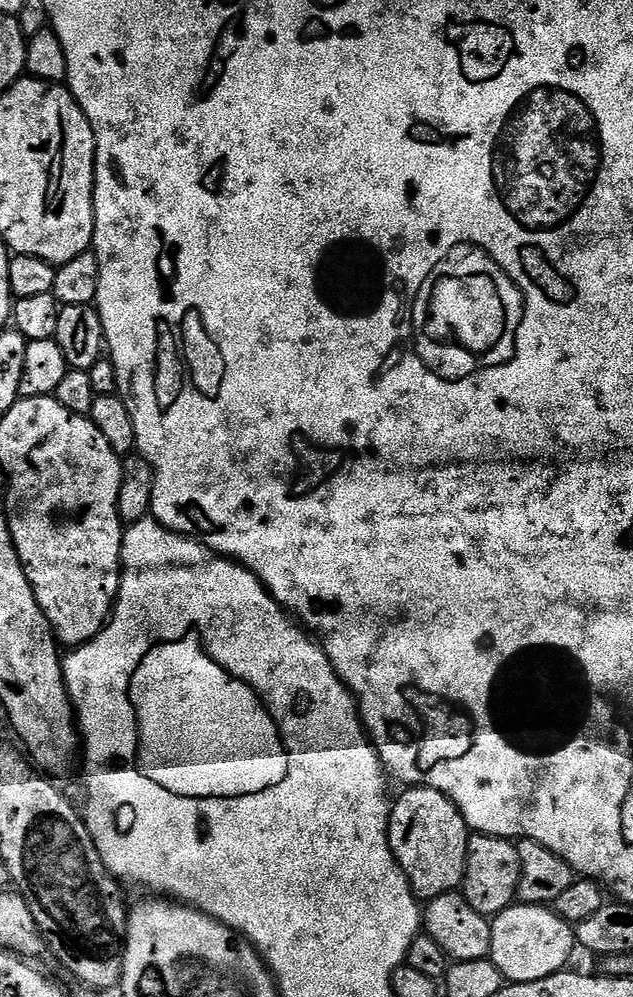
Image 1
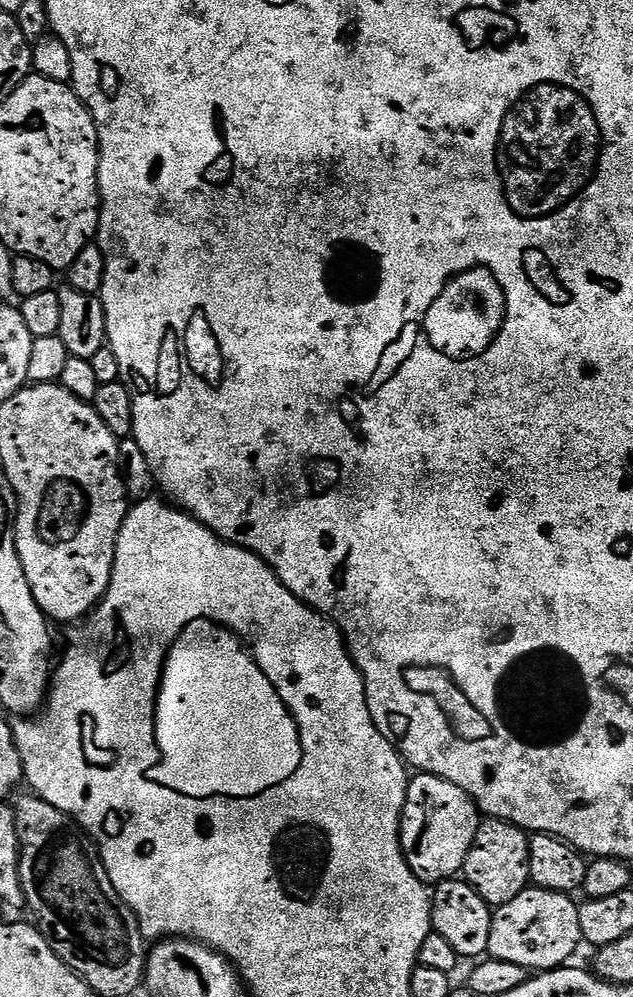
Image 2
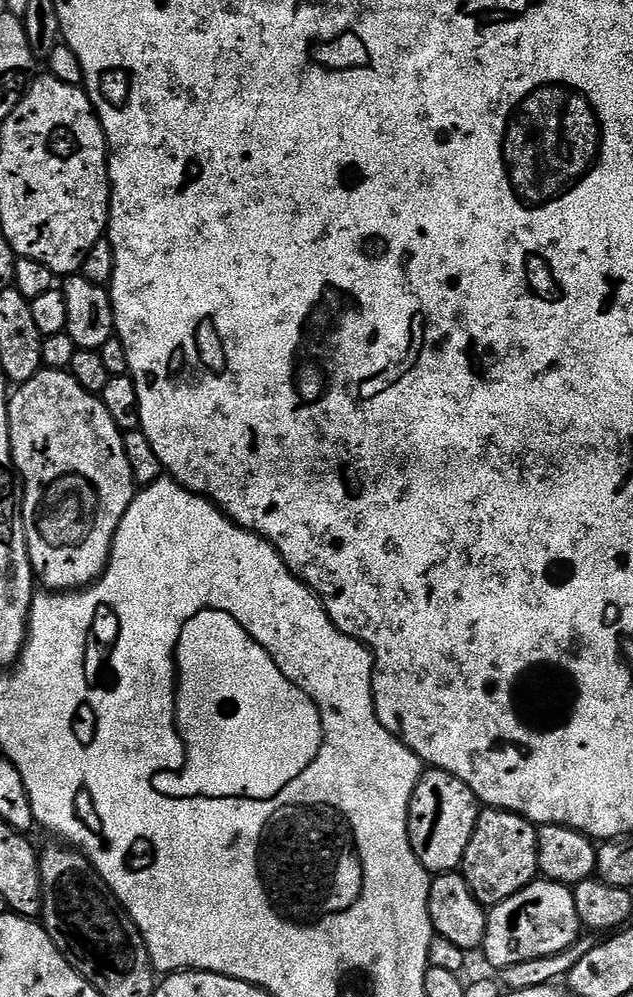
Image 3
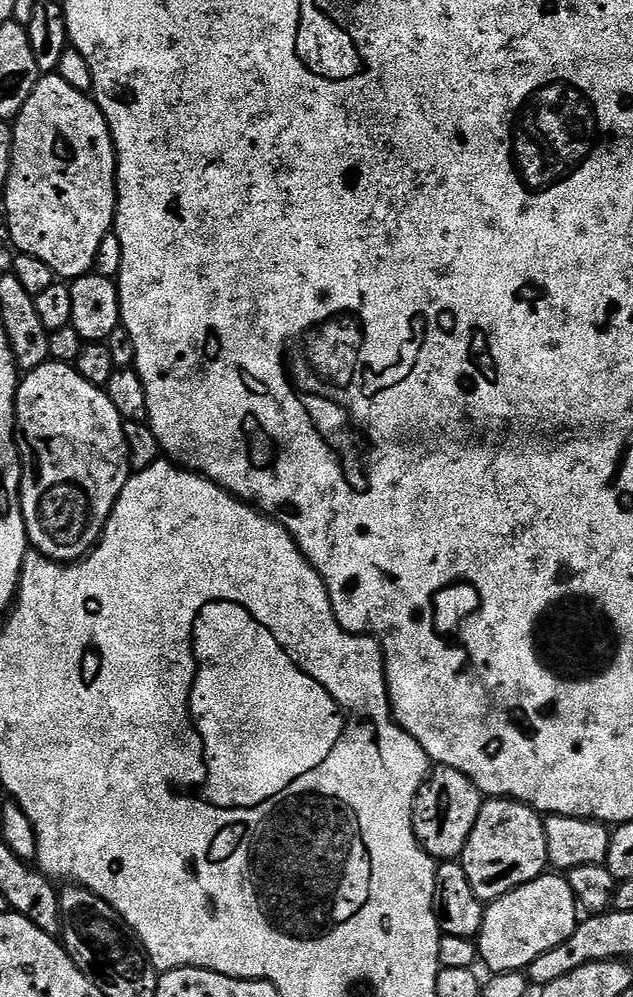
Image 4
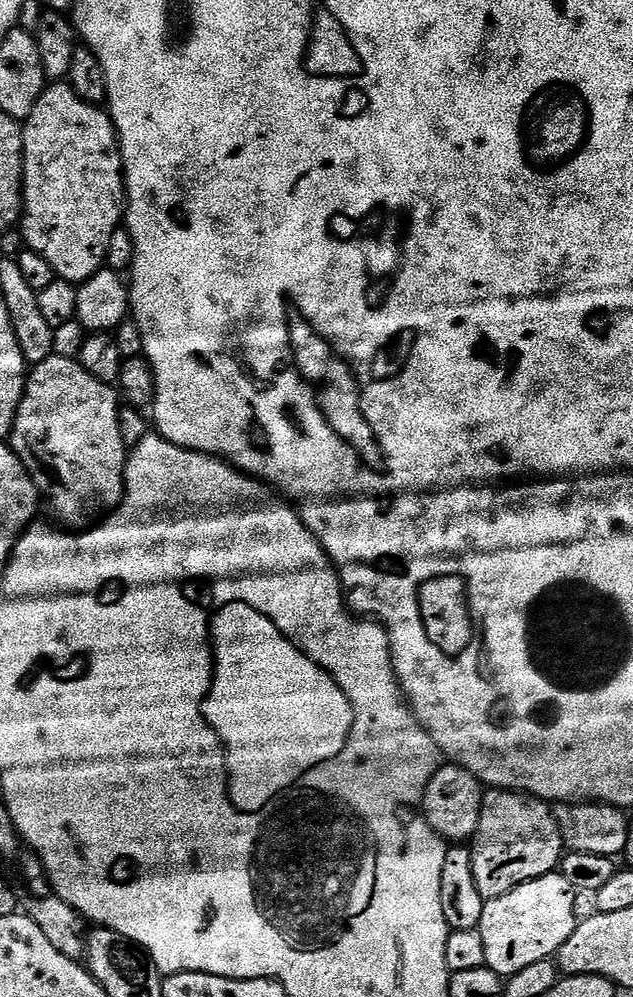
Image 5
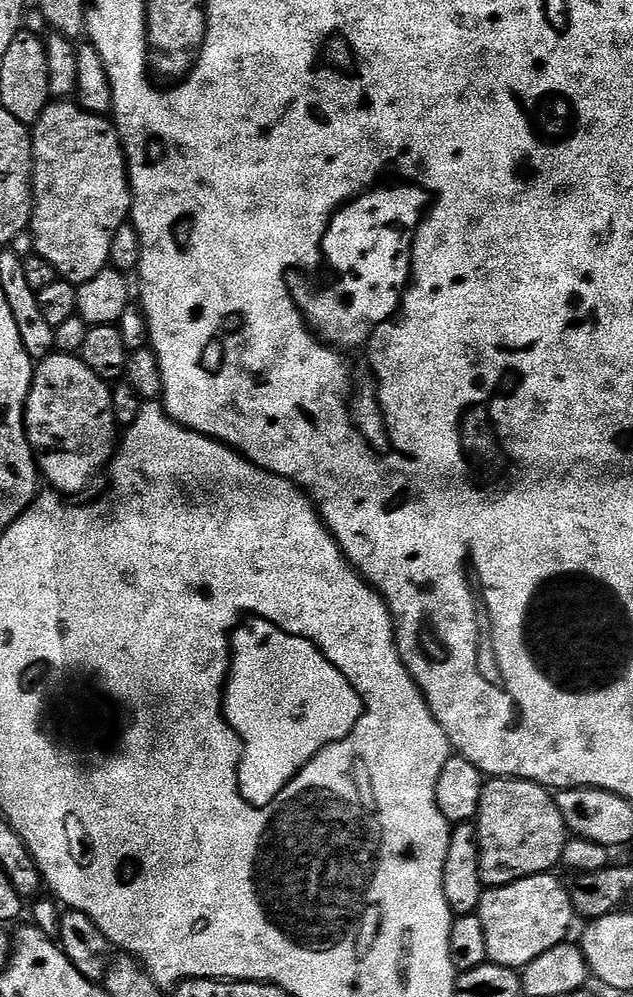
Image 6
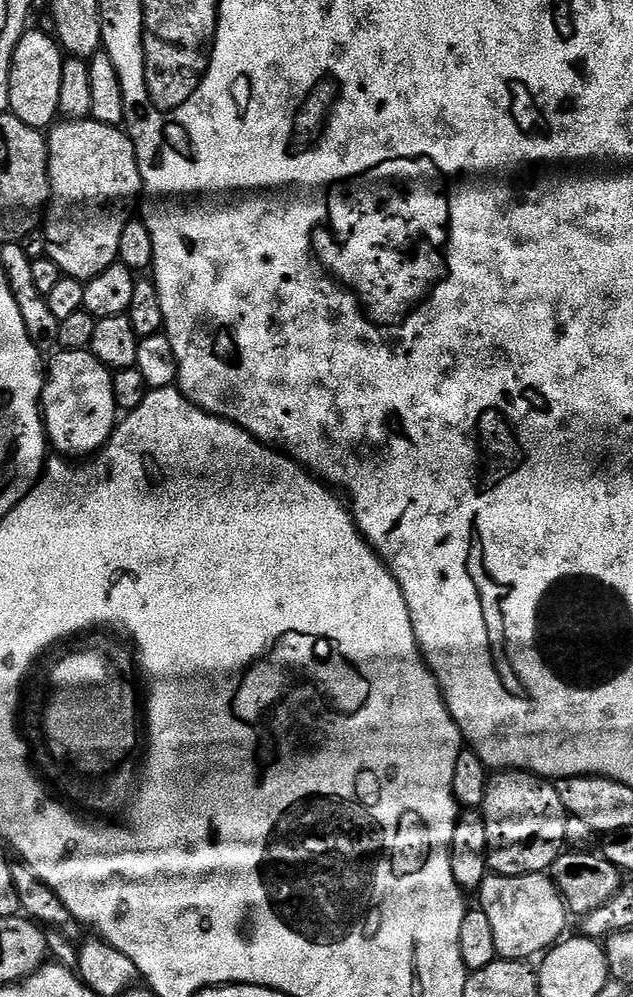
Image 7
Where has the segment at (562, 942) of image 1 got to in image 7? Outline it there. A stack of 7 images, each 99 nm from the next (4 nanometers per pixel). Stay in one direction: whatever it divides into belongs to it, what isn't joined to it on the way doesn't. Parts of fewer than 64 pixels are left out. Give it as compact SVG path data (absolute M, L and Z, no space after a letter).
M535 872L525 876L498 876L489 874L485 876L478 893L478 907L486 914L490 927L494 933L494 950L501 960L531 961L531 956L539 957L548 952L553 945L565 935L564 927L570 921L568 907L564 899L558 894L551 875Z

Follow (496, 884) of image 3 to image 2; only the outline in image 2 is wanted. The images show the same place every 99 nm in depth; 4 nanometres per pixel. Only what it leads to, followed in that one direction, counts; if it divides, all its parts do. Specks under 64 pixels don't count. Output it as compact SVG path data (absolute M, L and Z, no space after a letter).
M481 819L478 834L474 834L474 846L470 846L466 854L462 876L493 910L506 902L514 902L514 898L529 887L532 879L529 833L505 820Z

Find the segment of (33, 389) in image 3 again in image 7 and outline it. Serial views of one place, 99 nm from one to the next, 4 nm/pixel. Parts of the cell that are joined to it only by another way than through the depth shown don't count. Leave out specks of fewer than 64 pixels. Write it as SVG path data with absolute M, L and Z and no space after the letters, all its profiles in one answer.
M57 351L46 368L44 392L40 406L48 443L65 457L88 458L100 451L118 423L118 409L114 402L113 373L92 356L91 351Z

